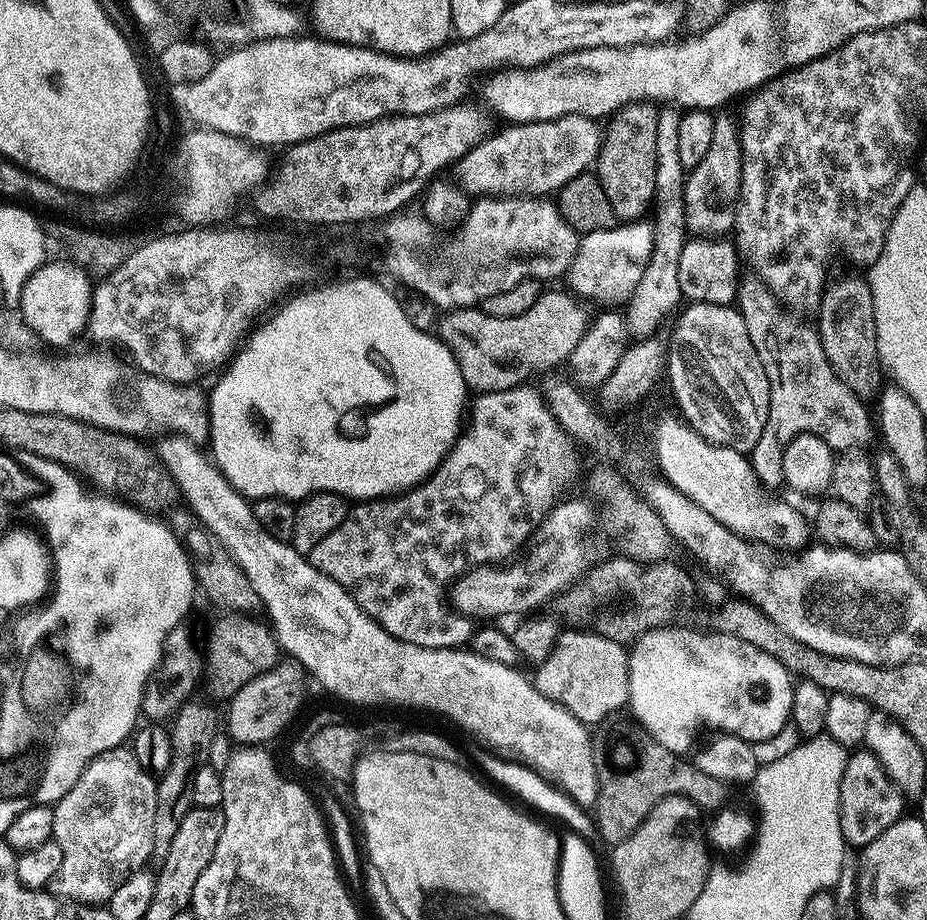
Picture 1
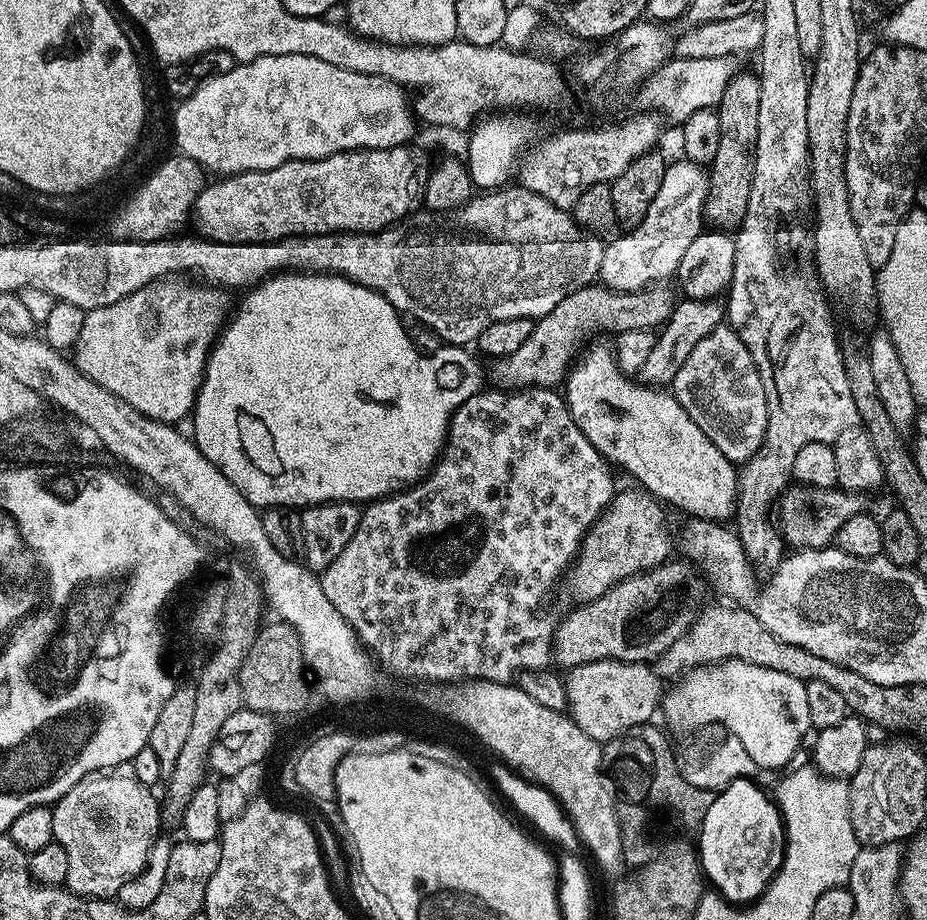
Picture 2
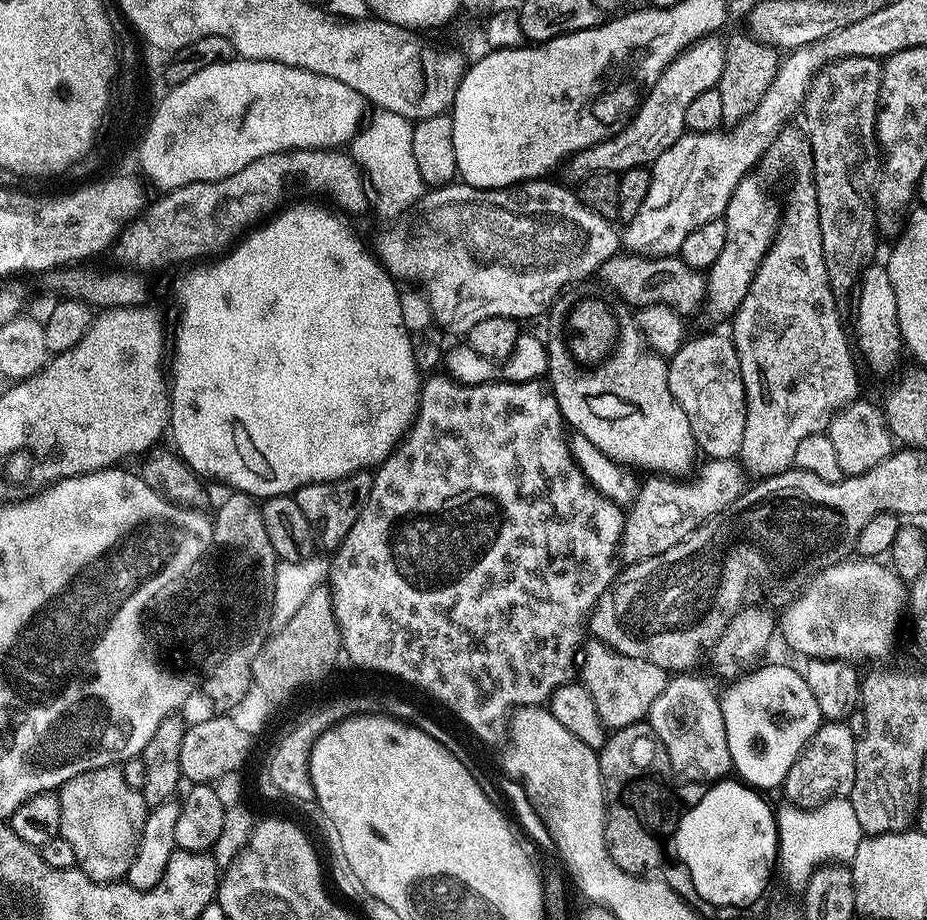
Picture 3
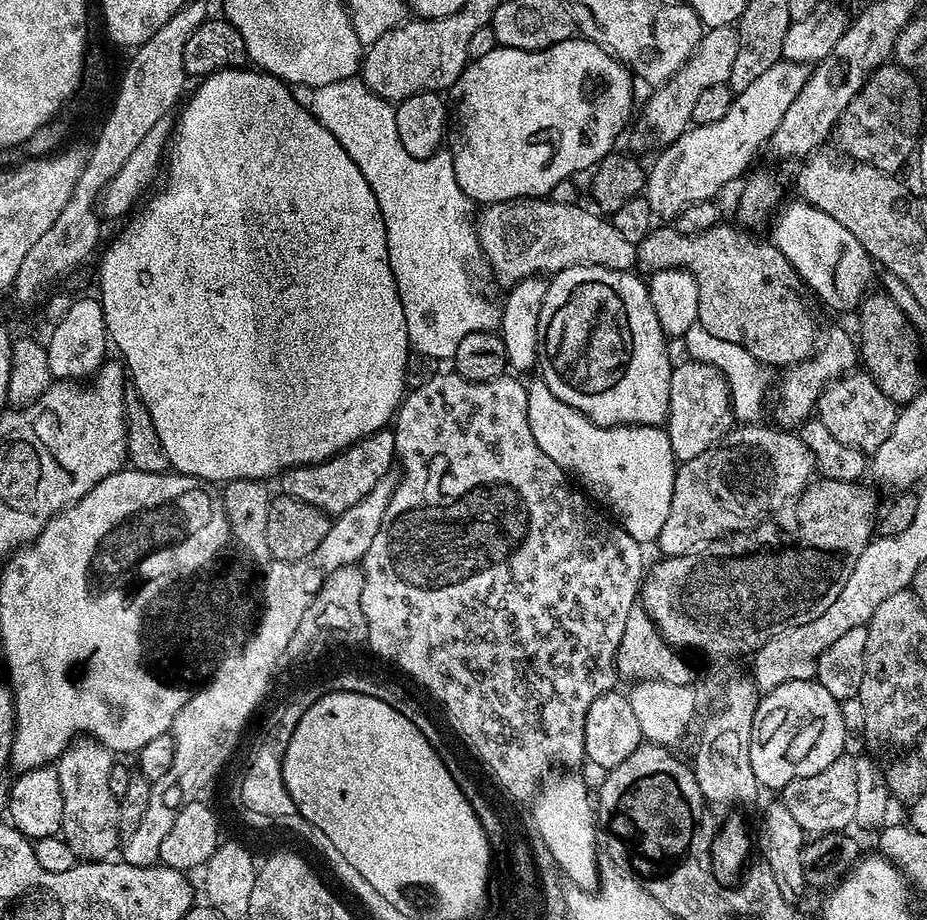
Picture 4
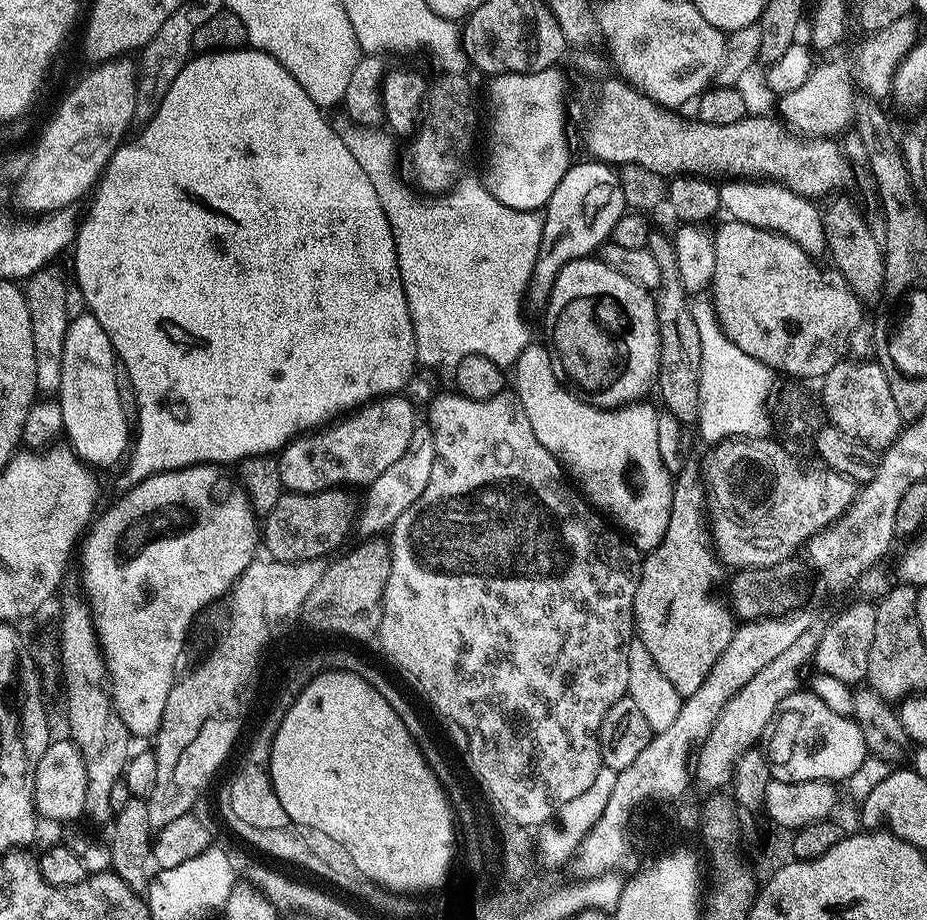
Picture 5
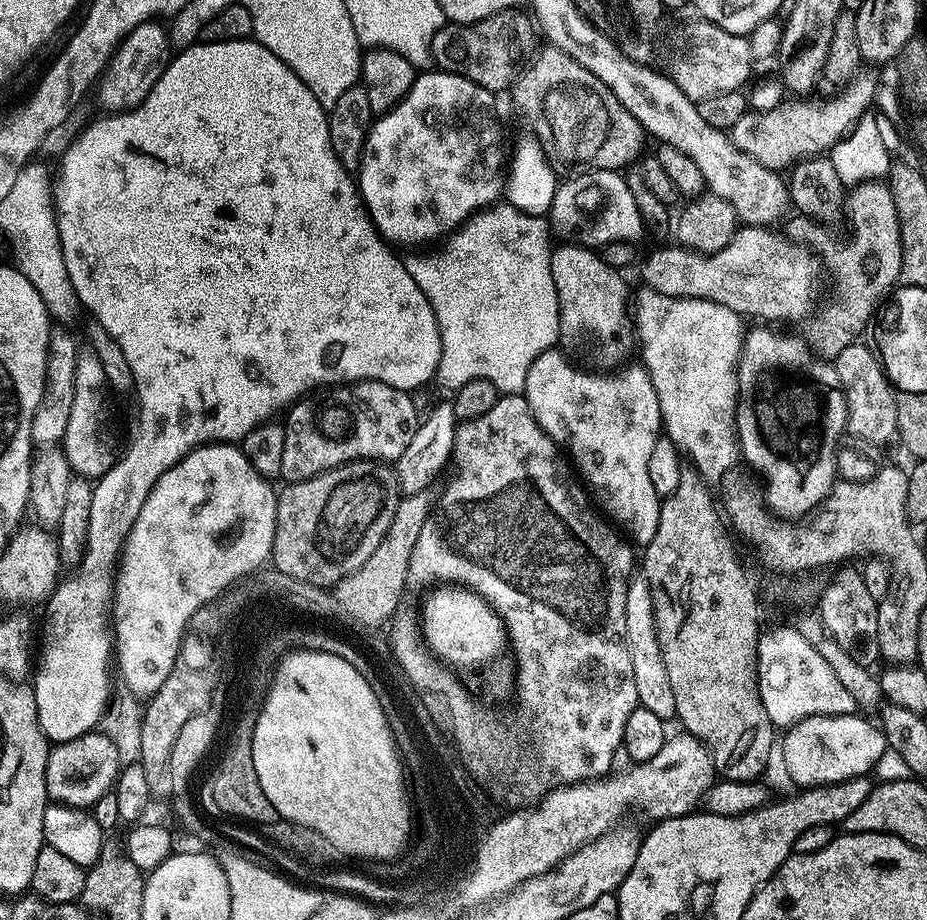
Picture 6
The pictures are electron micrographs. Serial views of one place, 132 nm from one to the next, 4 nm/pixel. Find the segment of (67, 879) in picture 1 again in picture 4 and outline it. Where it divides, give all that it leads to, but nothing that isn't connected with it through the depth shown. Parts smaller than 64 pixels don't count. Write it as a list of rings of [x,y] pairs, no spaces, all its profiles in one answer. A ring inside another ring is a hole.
[[[80,738],[68,745],[54,767],[62,786],[62,826],[60,832],[74,854],[84,862],[103,860],[122,844],[120,801],[110,790],[114,754],[91,738]]]

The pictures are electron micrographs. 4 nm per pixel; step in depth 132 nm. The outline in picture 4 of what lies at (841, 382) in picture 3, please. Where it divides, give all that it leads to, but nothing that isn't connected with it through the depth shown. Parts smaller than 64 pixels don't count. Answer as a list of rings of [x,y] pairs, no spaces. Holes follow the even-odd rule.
[[[840,328],[823,333],[818,347],[808,359],[783,369],[780,380],[780,397],[776,400],[775,423],[785,430],[795,429],[815,413],[816,404],[825,388],[842,376],[848,375],[858,364],[858,344]]]

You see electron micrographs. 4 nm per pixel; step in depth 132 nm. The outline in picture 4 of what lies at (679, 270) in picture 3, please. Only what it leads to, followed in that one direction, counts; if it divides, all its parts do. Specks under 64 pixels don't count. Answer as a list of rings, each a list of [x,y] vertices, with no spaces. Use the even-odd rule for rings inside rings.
[[[721,222],[714,225],[710,230],[706,230],[702,236],[687,236],[679,232],[674,226],[668,228],[657,227],[655,230],[648,233],[642,243],[636,245],[636,263],[642,269],[643,267],[648,274],[653,274],[662,271],[664,268],[684,268],[686,271],[692,273],[696,278],[697,285],[706,293],[706,298],[701,298],[698,302],[697,318],[698,323],[706,329],[710,334],[714,334],[714,338],[722,338],[722,342],[734,342],[734,346],[742,346],[755,360],[762,366],[769,366],[773,364],[777,370],[783,370],[792,364],[797,364],[803,360],[808,359],[818,347],[818,332],[816,336],[816,320],[812,317],[812,312],[808,309],[808,304],[804,301],[804,296],[800,293],[802,289],[802,281],[796,275],[794,269],[790,266],[790,262],[782,253],[777,250],[776,245],[769,242],[767,239],[755,240],[753,233],[748,230],[741,230],[739,227],[731,228],[727,222]]]

